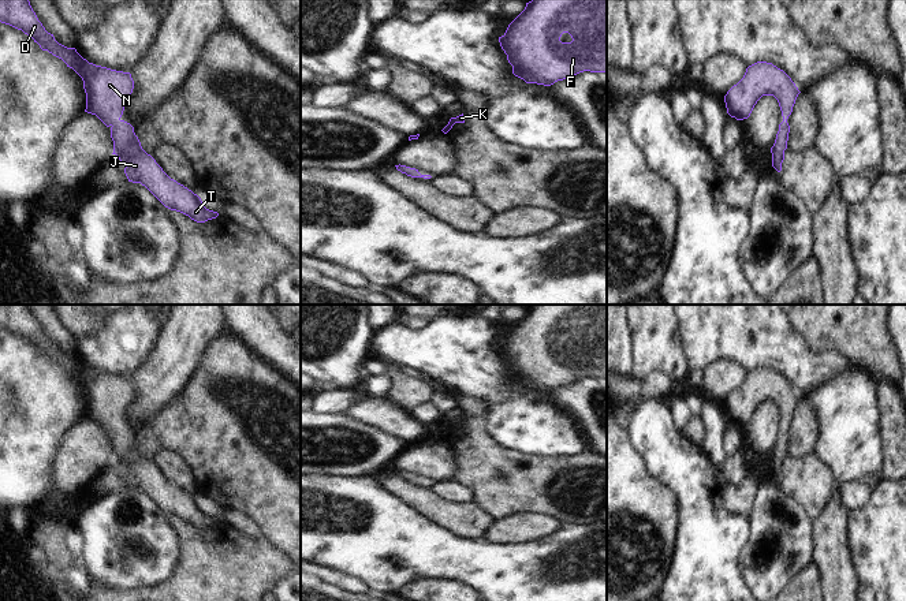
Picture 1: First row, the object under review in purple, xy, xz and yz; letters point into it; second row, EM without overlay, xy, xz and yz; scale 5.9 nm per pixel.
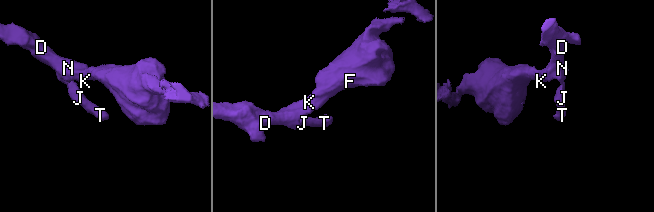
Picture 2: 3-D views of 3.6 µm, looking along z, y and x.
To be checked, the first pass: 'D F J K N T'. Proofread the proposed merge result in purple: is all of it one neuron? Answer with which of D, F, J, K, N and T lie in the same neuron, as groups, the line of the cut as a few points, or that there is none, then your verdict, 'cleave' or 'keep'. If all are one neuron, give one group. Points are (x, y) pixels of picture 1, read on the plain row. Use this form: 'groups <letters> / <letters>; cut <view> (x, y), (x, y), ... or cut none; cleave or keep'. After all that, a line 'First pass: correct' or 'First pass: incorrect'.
groups D F J K N T; cut none; keep
First pass: correct

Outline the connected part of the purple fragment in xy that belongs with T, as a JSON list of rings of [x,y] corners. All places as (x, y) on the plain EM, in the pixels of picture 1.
[[[0,305],[0,328],[22,336],[42,357],[61,365],[82,384],[86,399],[85,418],[96,421],[111,434],[112,460],[126,470],[124,479],[128,488],[141,489],[165,514],[180,518],[197,529],[219,522],[217,518],[206,515],[197,500],[171,485],[142,455],[134,433],[120,425],[134,395],[130,378],[89,369],[75,354],[59,350],[38,326],[27,305]]]

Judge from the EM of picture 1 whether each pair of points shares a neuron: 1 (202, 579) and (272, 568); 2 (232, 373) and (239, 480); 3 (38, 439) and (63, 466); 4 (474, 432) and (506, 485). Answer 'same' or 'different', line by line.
1: same
2: same
3: different
4: same

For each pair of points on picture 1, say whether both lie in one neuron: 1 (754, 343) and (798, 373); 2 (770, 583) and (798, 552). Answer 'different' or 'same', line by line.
1: same
2: same

